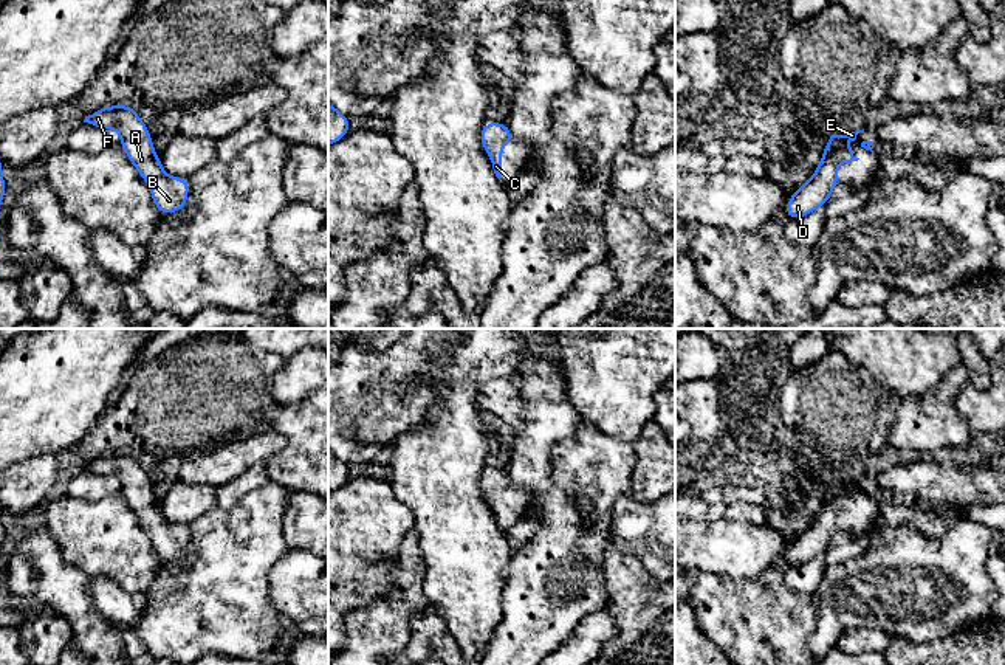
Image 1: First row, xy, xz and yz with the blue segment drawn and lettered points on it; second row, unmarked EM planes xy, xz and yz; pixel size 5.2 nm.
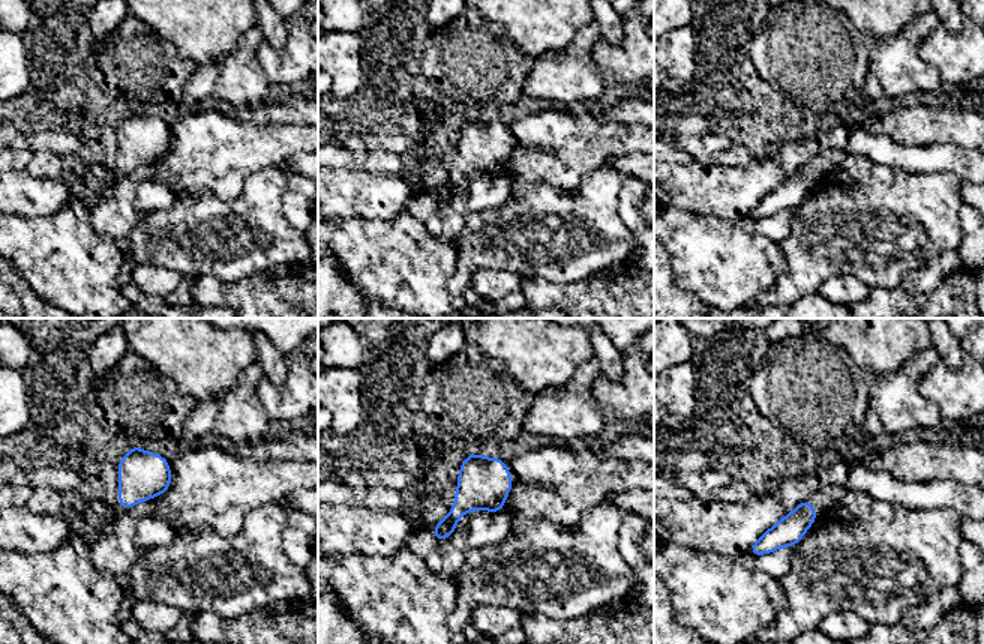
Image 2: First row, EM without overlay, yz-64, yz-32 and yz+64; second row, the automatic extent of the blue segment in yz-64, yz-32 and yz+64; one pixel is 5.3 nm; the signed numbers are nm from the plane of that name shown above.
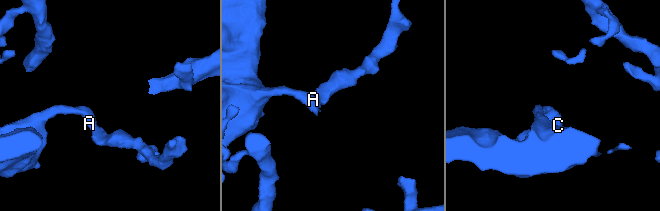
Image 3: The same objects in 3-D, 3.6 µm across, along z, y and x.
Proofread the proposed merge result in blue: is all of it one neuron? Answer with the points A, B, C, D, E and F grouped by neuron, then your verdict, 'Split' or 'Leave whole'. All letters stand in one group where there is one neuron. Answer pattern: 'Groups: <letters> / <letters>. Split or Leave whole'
Groups: A B C D E F. Leave whole

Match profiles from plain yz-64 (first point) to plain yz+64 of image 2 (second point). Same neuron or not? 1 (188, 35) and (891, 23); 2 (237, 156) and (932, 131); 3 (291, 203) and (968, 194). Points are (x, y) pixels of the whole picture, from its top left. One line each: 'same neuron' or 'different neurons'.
1: same neuron
2: same neuron
3: different neurons

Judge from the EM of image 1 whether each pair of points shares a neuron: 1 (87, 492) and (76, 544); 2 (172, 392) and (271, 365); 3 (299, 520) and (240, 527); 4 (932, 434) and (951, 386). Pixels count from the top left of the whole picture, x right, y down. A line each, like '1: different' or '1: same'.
1: different
2: same
3: different
4: same

